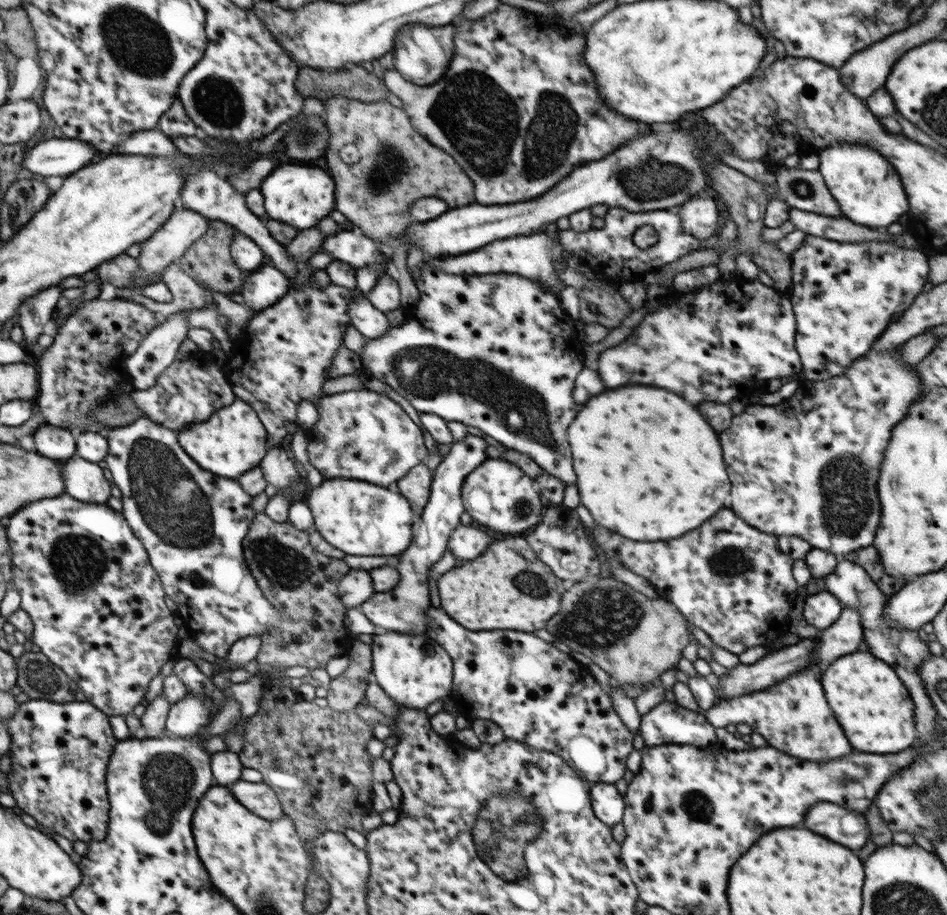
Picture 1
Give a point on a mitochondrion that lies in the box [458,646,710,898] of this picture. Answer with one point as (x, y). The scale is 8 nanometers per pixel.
(507, 809)

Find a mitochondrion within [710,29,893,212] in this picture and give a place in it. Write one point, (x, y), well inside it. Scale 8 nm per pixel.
(801, 189)

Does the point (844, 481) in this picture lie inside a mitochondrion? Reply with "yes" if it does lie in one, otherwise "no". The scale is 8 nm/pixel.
yes

